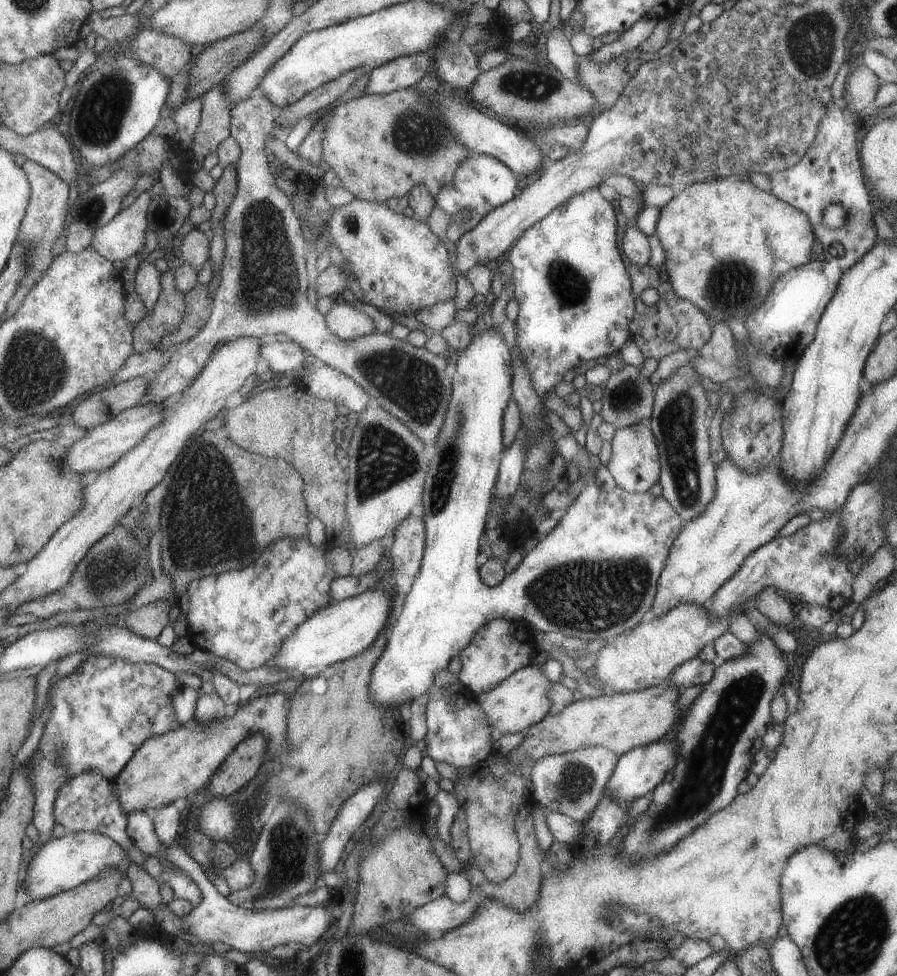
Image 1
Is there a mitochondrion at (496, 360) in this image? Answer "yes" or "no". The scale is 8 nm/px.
no

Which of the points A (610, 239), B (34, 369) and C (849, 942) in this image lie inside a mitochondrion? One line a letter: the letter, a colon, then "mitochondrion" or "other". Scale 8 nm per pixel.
A: other
B: mitochondrion
C: mitochondrion

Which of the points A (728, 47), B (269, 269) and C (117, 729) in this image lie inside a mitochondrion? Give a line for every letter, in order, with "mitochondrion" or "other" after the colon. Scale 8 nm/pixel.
A: mitochondrion
B: mitochondrion
C: other

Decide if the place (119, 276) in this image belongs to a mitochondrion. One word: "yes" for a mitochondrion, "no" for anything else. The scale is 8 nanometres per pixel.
no

